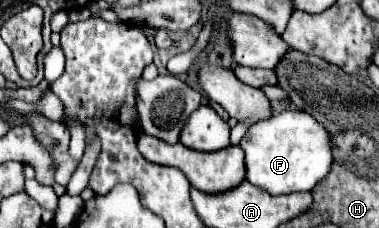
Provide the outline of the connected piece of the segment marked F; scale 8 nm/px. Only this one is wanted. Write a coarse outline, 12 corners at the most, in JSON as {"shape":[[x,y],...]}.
{"shape":[[283,111],[241,139],[245,179],[269,195],[311,191],[331,137]]}

